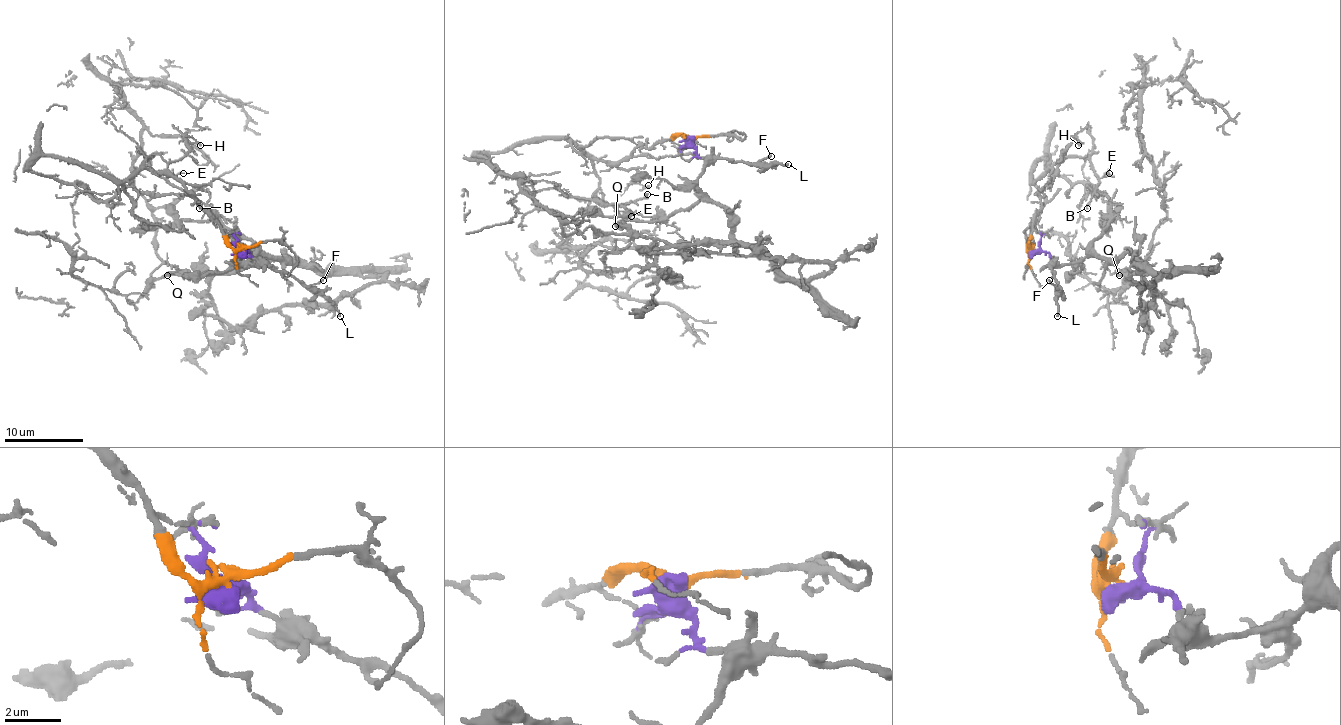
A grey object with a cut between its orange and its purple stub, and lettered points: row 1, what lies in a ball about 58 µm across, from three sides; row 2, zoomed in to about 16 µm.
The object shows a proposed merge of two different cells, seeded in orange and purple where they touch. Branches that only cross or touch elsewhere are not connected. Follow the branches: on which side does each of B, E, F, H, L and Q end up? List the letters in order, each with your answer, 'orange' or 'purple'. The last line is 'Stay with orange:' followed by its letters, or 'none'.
B: orange
E: orange
F: purple
H: orange
L: purple
Q: purple
Stay with orange: B, E, H

